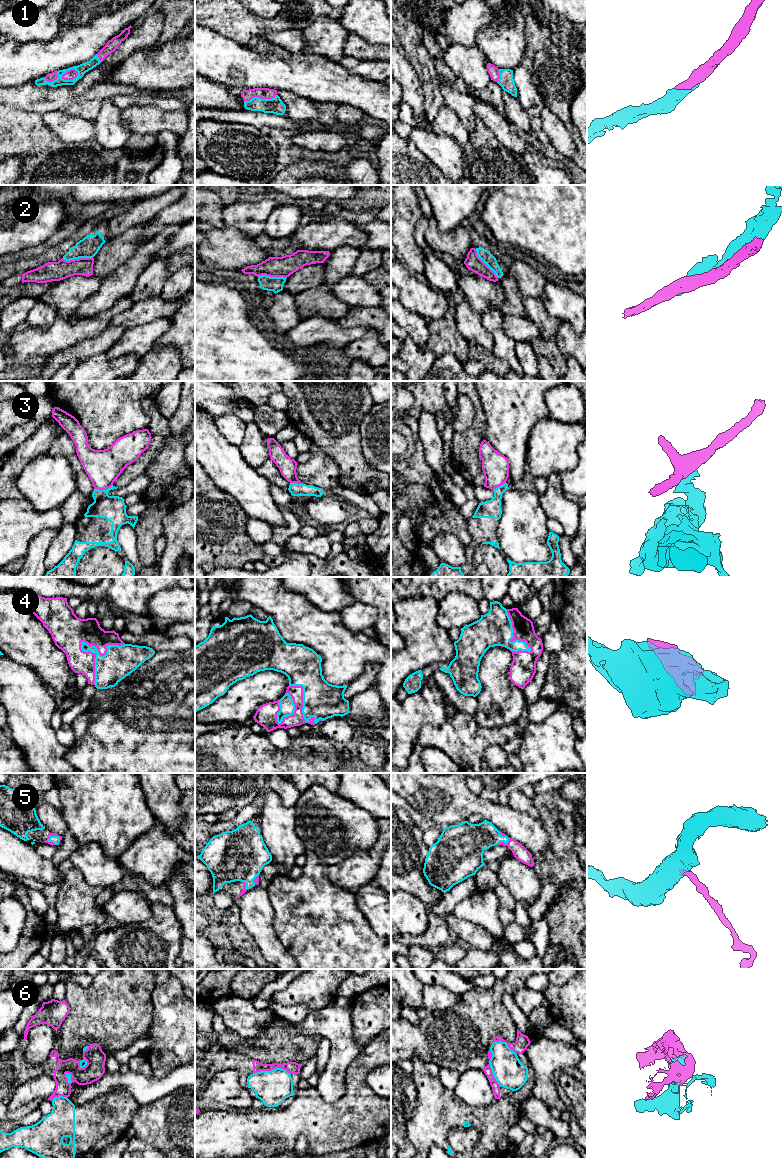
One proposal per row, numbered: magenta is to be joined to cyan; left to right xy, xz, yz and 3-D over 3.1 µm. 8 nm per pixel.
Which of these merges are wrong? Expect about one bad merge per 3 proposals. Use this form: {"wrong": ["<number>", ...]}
{"wrong": ["2", "3", "6"]}

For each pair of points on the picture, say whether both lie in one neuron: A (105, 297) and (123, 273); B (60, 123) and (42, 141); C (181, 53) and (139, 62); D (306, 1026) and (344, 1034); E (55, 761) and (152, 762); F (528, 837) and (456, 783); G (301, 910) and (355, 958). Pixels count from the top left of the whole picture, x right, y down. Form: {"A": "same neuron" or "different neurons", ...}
{"A": "same neuron", "B": "different neurons", "C": "same neuron", "D": "same neuron", "E": "different neurons", "F": "same neuron", "G": "same neuron"}

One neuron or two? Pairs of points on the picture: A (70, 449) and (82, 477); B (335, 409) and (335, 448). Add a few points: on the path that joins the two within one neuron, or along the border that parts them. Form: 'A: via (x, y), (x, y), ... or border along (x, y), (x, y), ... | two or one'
A: via (71, 456), (78, 470) | one
B: via (335, 419), (335, 438) | one

